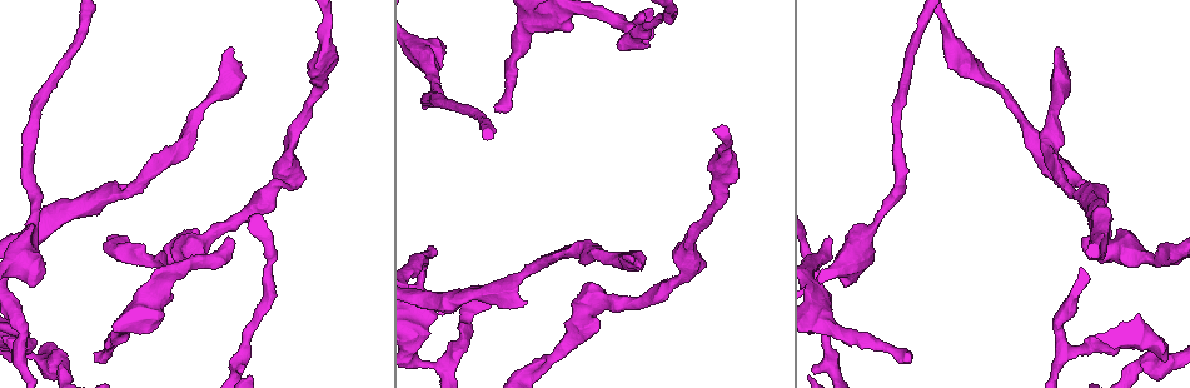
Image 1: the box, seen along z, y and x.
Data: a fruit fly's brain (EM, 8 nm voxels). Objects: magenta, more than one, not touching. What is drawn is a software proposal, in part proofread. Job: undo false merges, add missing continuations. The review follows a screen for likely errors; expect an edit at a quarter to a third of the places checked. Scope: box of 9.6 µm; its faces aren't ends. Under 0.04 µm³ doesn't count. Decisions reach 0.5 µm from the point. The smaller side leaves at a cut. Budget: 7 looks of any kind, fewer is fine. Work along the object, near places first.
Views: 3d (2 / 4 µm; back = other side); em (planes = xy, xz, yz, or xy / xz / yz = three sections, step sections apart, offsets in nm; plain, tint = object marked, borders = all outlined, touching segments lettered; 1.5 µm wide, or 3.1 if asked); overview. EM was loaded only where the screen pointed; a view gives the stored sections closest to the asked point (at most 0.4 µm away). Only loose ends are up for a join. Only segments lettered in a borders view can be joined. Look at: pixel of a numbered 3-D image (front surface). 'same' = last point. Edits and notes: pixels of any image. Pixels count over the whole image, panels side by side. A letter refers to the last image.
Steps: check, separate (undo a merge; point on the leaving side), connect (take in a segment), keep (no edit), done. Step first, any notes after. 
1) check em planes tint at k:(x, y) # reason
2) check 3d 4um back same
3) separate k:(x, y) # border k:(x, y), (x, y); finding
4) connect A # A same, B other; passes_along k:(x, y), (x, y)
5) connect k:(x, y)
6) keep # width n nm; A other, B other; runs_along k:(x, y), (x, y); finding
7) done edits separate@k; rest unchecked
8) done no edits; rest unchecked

check 3d 2um at 1:(441, 368) # three-way junction

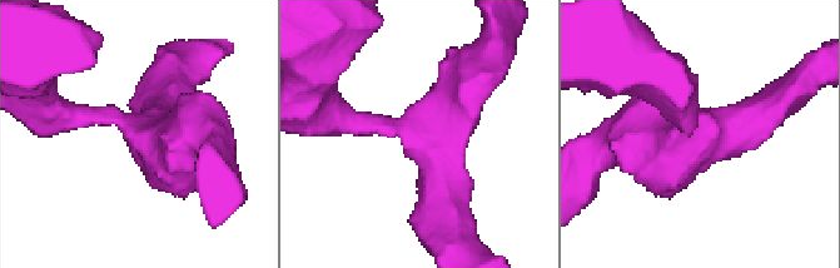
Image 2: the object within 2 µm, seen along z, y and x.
check em xz step 8 tint at 2:(144, 132)

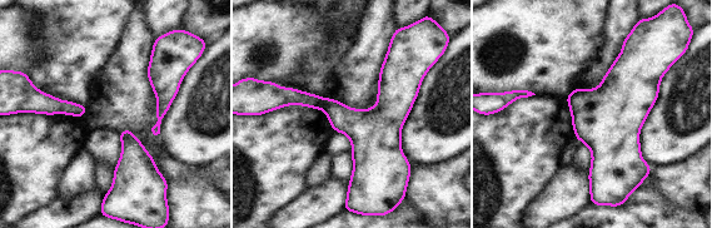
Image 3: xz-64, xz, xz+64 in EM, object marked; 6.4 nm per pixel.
check em planes borders same

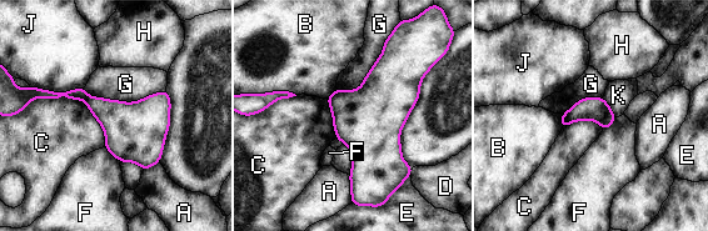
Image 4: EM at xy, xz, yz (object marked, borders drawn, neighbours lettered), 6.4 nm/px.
separate 4:(78, 94) # A other, B other, C other, D other, E other, F other, G other, H other, J other, K other; border 4:(89, 95), (84, 100); a second neuron is stuck on

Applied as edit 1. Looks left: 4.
check overview # see it whole again

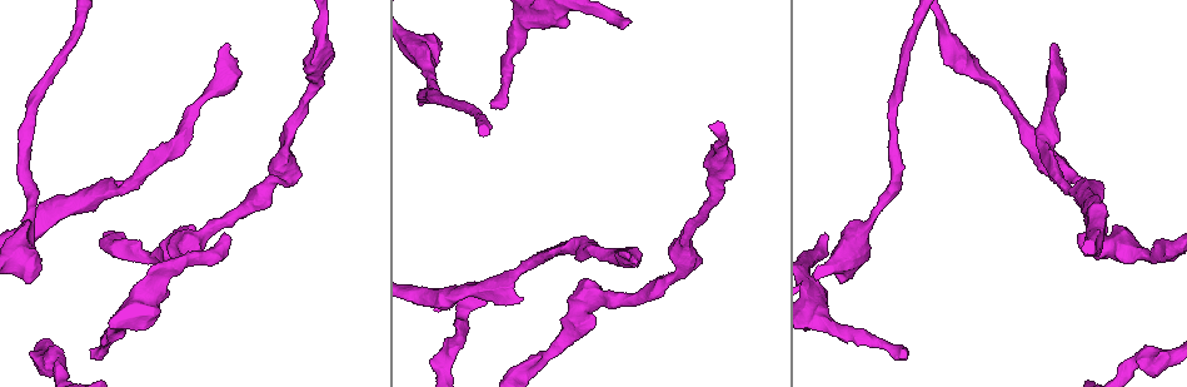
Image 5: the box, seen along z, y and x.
check em planes borders at 5:(1095, 180) # an open end

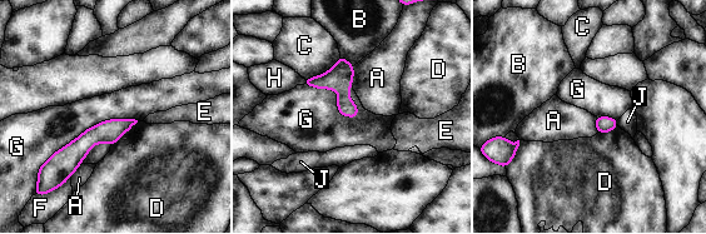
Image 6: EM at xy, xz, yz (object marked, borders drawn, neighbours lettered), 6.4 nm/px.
keep # A other, B other, C other, D other, E other, F other, G other, H other, J other; none of them fits

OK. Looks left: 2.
check em planes borders at 5:(826, 234) # an open end

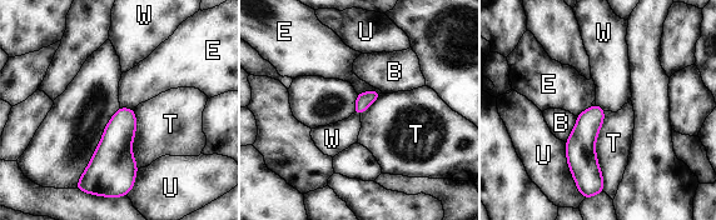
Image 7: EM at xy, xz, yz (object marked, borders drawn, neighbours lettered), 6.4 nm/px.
keep # B other, E other, T other, U other, W other; border 7:(596, 103), (605, 110); no lettered segment goes on from it

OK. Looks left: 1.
done edits separate@4; rest unchecked

